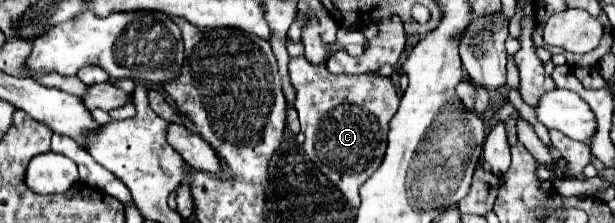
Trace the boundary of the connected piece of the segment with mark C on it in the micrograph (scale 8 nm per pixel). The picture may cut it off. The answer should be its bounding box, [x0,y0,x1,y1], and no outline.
[288,57,400,207]

